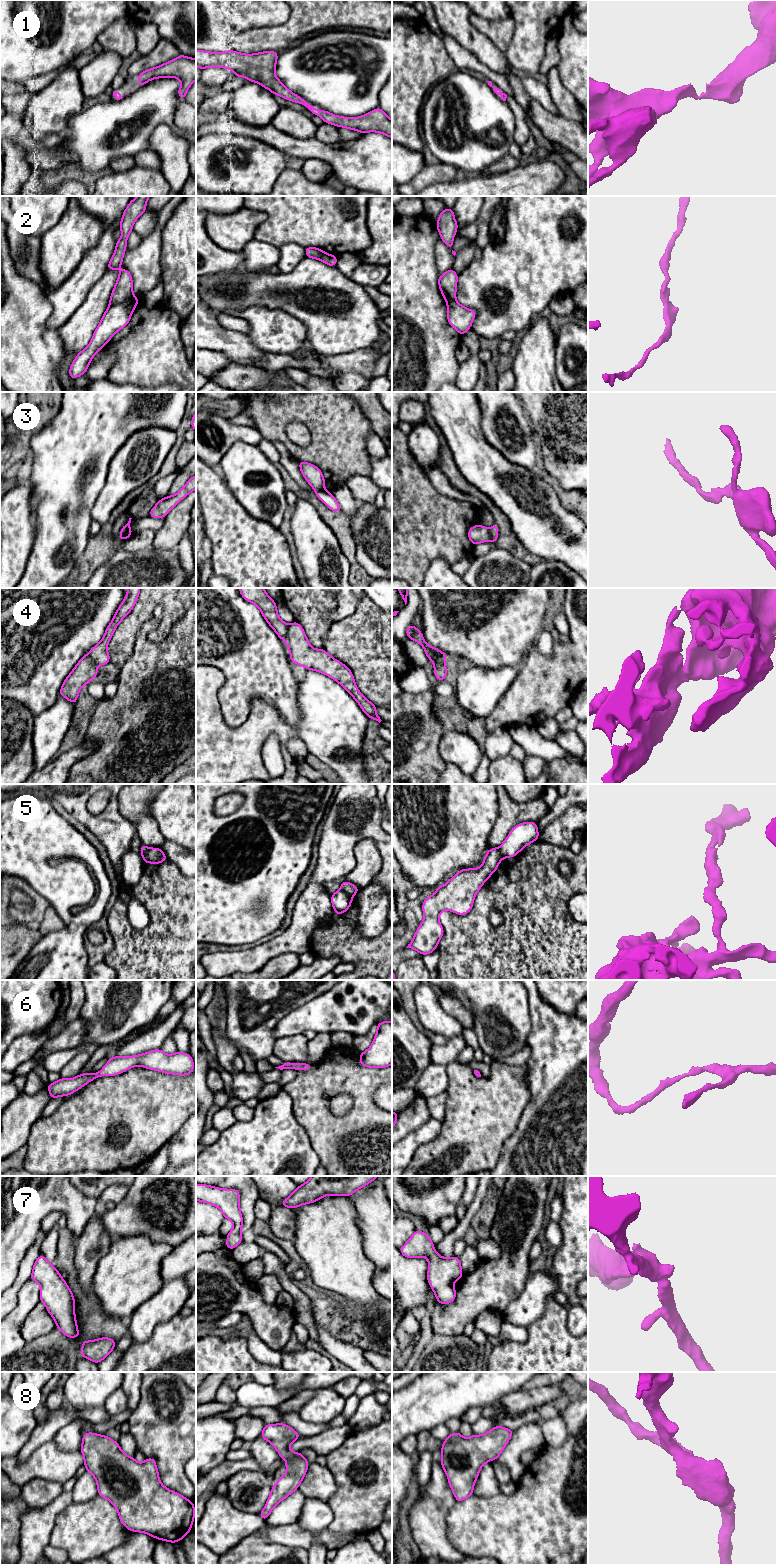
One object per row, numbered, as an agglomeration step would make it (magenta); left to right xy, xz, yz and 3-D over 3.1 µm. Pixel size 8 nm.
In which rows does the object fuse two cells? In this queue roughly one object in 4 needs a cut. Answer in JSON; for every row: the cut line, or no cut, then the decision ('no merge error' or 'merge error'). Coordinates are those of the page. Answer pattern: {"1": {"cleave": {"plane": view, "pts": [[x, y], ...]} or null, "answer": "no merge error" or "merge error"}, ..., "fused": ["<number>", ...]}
{"1": {"cleave": null, "answer": "no merge error"}, "2": {"cleave": {"plane": "xy", "pts": [[132, 295], [119, 303], [109, 305]]}, "answer": "merge error"}, "3": {"cleave": {"plane": "yz", "pts": [[489, 530], [491, 539]]}, "answer": "merge error"}, "4": {"cleave": null, "answer": "no merge error"}, "5": {"cleave": {"plane": "xz", "pts": [[340, 889], [352, 896]]}, "answer": "merge error"}, "6": {"cleave": null, "answer": "no merge error"}, "7": {"cleave": null, "answer": "no merge error"}, "8": {"cleave": null, "answer": "no merge error"}, "fused": ["2", "3", "5"]}

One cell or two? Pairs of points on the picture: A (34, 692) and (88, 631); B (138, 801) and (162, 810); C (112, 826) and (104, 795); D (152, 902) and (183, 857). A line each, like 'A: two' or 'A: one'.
A: one
B: two
C: two
D: two

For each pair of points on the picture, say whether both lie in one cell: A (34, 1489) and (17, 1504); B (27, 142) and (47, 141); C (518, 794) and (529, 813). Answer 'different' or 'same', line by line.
A: different
B: different
C: different

